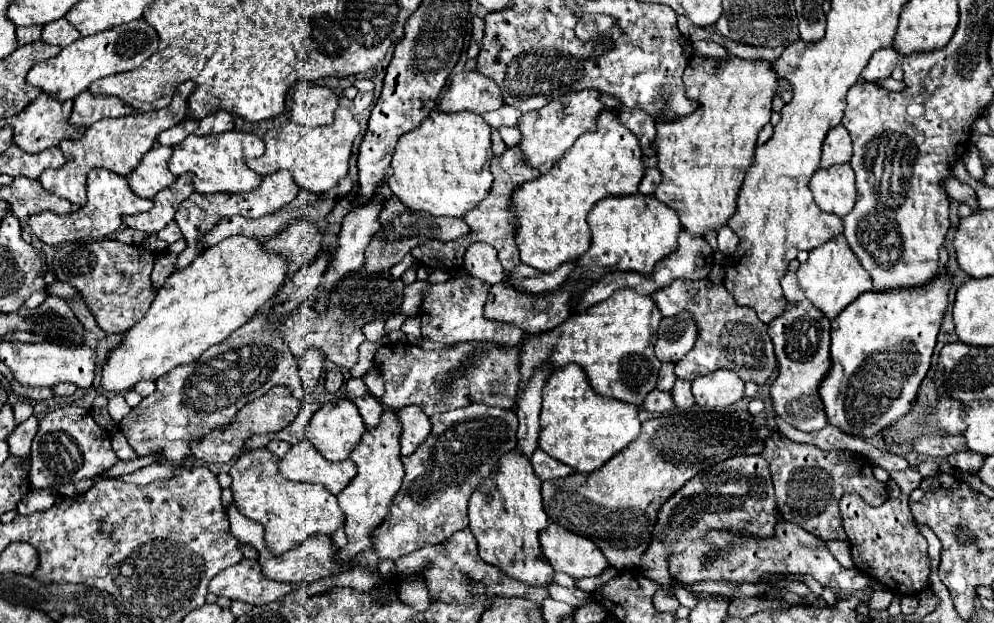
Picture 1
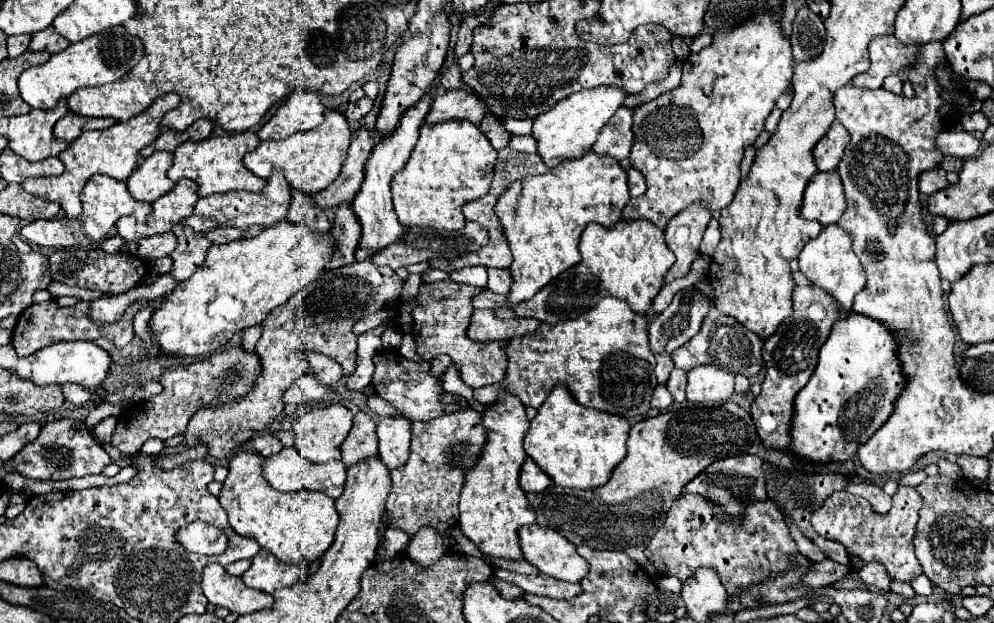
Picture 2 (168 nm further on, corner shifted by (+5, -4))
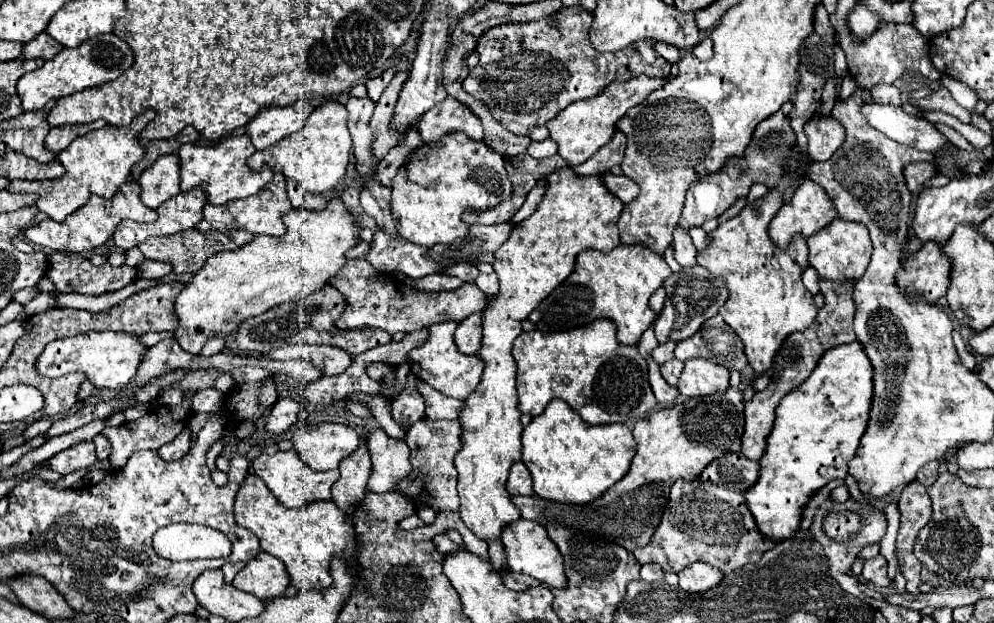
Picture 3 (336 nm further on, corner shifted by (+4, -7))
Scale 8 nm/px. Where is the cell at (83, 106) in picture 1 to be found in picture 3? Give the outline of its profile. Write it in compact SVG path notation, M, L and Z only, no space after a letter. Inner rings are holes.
M93 121L93 123L87 123L87 125L61 125L61 127L51 127L49 135L45 137L45 145L47 145L47 149L59 153L59 151L63 151L69 143L73 143L77 137L87 135L89 131L101 129L101 127L105 127L105 125L107 125L105 121Z

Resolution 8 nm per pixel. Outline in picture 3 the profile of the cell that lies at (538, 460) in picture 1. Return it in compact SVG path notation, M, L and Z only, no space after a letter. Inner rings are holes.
M517 461L511 467L507 489L511 495L533 495L533 479L529 477L529 469L525 467L523 461Z

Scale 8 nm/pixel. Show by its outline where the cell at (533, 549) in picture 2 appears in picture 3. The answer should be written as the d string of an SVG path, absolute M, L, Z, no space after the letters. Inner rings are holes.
M517 519L517 521L509 523L503 529L501 541L505 545L507 565L509 565L511 571L531 575L531 577L539 579L541 583L545 583L549 589L565 589L567 587L567 575L565 575L563 555L559 553L557 545L553 545L553 541L549 539L549 535L547 535L547 531L545 531L543 525L539 525L537 521Z

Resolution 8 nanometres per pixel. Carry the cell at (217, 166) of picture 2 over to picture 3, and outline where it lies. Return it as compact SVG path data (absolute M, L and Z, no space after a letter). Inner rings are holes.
M247 133L229 135L215 145L181 145L181 191L189 191L193 187L201 187L207 193L209 203L227 203L231 199L249 197L251 191L261 191L273 177L271 169L253 171L247 165L247 157L255 151Z

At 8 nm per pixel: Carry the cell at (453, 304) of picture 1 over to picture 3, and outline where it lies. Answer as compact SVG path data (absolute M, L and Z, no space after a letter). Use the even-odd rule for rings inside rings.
M443 321L443 323L431 325L425 345L419 345L409 353L409 363L411 363L411 371L421 381L433 385L433 389L453 399L463 399L477 389L477 383L481 381L481 373L483 373L483 361L477 355L465 355L457 349L453 341L453 333L457 325L459 325L457 321Z

